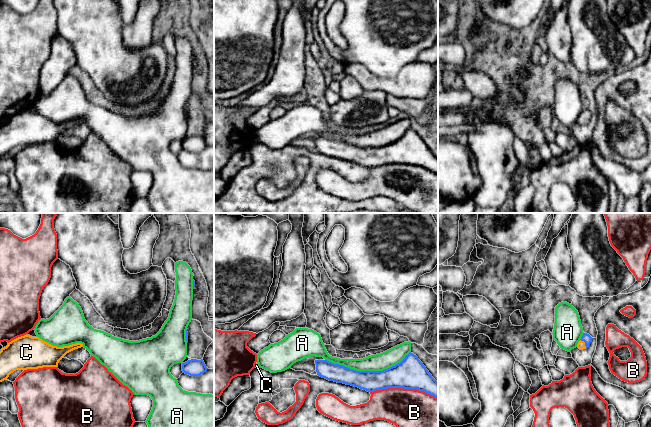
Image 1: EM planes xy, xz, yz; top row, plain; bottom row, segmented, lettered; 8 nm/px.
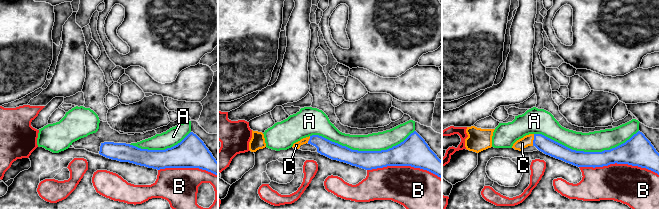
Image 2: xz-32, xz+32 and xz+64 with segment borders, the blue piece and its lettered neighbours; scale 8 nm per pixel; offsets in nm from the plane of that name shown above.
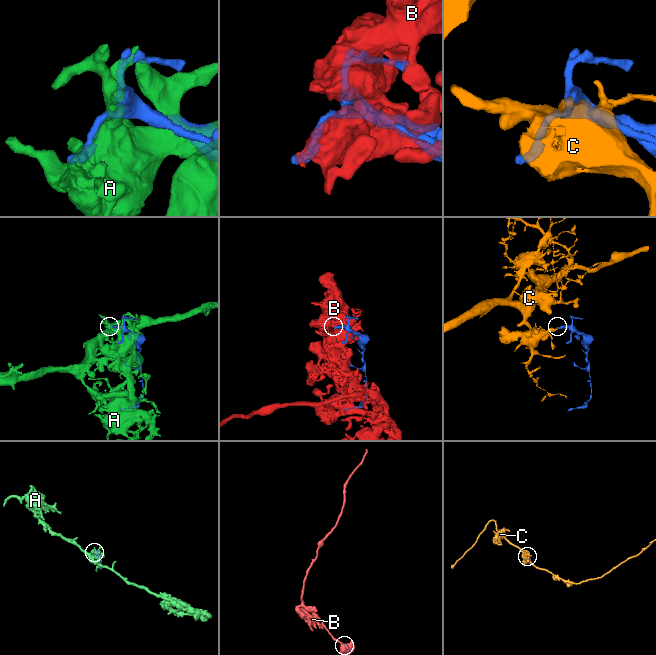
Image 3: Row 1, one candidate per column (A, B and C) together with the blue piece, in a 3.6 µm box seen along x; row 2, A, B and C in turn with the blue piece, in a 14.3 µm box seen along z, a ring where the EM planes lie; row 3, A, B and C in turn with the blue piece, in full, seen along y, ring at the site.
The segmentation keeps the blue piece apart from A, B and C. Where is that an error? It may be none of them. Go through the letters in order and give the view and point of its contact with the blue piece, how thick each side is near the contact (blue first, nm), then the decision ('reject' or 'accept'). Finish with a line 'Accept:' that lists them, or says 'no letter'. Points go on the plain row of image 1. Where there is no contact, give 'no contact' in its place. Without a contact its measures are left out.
A: meets blue in xz at (367, 147); 180 nm thick on the blue side, 140 nm on the other; reject
B: meets blue in xz at (404, 164); 240 nm thick on the blue side, 360 nm on the other; reject
C: meets blue in yz at (585, 119); 70 nm thick on the blue side, 60 nm on the other; accept
Accept: C

